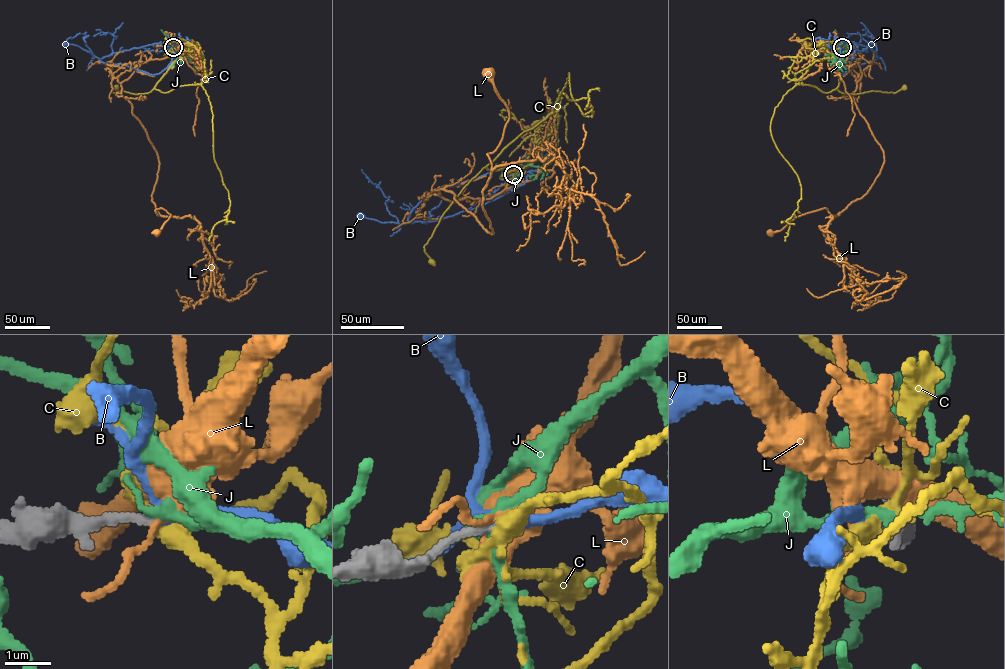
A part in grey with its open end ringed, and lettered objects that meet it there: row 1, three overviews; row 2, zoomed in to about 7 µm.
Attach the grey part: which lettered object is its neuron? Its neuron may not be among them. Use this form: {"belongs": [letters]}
{"belongs": ["B"]}

